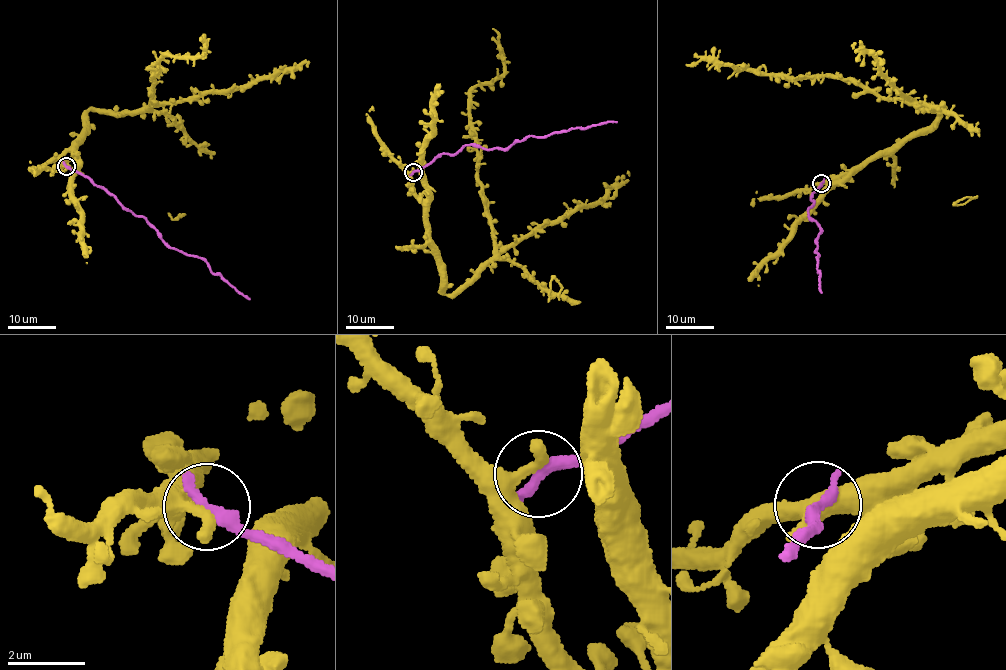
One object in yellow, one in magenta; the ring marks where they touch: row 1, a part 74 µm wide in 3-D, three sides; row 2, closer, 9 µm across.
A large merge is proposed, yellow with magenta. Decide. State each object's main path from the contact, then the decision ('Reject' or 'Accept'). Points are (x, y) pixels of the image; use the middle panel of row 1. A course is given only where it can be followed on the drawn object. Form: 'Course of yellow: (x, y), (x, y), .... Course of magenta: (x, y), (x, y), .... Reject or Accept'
Course of yellow: (412, 171), (439, 258), (440, 288), (455, 295), (494, 255), (469, 113), (471, 91), (503, 74), (492, 28). Course of magenta: (413, 171), (442, 154), (455, 154), (464, 146), (507, 148), (530, 136), (617, 122). Reject

